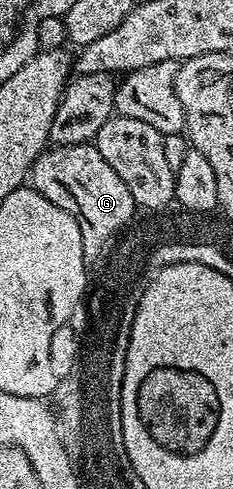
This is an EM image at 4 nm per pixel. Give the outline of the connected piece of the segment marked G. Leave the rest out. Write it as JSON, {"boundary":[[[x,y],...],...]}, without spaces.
{"boundary":[[[91,143],[55,145],[44,149],[31,167],[29,181],[38,196],[55,199],[55,205],[59,201],[59,191],[63,191],[59,185],[69,187],[73,195],[77,195],[77,199],[81,201],[81,211],[87,217],[87,223],[83,223],[79,229],[83,257],[95,257],[103,241],[106,241],[111,232],[114,232],[123,221],[127,221],[127,216],[133,211],[135,200],[133,195],[129,195],[129,187],[125,187],[117,171],[113,171],[113,167],[109,167],[109,163],[101,159],[101,151],[97,151]]]}

